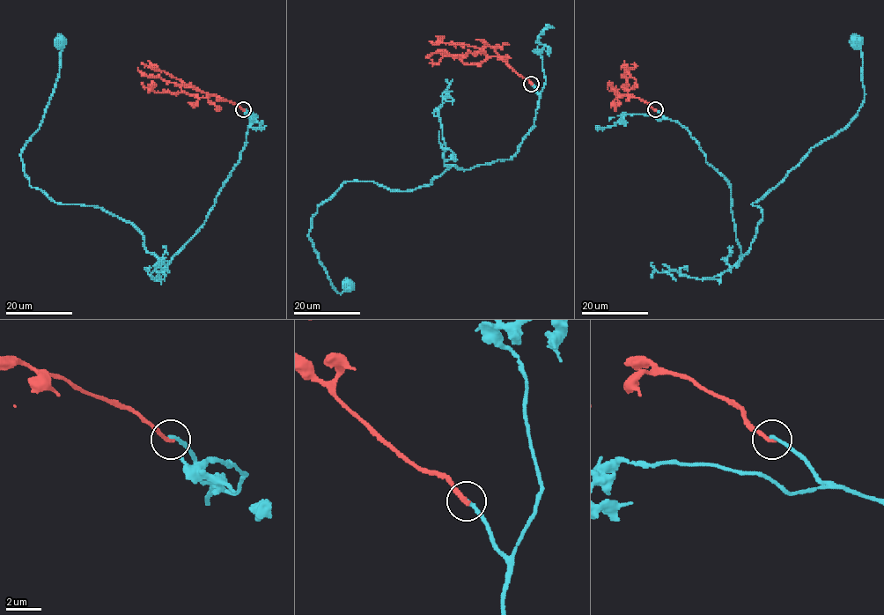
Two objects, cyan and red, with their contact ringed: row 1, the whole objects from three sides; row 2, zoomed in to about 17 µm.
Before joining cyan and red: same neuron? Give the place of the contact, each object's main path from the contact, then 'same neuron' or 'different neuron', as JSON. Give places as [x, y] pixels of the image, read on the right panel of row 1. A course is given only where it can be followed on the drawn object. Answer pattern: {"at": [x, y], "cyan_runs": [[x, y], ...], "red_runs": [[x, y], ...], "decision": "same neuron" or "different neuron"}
{"at": [655, 109], "cyan_runs": [[654, 109], [686, 129], [728, 182], [736, 267], [762, 220], [752, 204], [857, 114], [857, 43]], "red_runs": [[654, 109], [645, 101], [627, 94], [636, 85], [636, 79], [626, 71], [635, 67], [634, 62]], "decision": "different neuron"}

